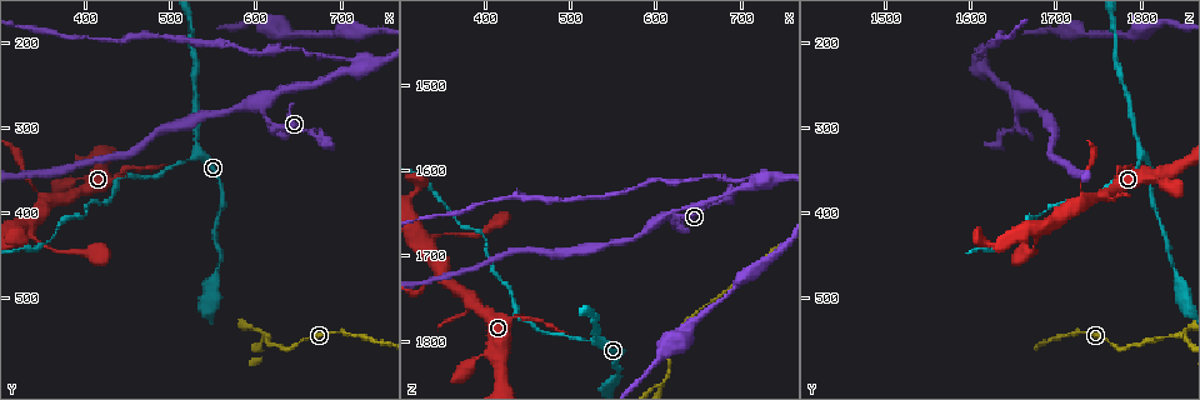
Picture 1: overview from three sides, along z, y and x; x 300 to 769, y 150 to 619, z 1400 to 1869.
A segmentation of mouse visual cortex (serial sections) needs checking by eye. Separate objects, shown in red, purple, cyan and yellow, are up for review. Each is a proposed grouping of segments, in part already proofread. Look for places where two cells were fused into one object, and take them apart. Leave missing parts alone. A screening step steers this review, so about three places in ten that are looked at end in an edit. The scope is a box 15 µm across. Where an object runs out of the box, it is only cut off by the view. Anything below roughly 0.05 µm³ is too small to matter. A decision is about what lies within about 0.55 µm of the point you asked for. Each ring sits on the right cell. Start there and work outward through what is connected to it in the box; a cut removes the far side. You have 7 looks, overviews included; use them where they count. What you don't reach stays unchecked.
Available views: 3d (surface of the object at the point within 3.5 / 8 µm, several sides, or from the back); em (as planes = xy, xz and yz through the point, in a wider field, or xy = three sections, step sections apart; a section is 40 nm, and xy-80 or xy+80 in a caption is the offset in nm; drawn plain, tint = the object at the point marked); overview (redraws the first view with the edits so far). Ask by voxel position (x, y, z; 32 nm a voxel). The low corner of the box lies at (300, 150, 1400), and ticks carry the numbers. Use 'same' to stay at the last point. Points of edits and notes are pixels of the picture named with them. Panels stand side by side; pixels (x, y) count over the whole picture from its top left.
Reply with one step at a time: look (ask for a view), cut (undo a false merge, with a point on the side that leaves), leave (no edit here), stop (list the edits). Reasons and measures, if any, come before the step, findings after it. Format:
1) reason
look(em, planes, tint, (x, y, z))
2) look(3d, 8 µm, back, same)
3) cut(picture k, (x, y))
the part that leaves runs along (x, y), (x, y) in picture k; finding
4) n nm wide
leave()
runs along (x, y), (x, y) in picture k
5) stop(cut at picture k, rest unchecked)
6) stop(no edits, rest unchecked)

abrupt turn
look(3d, 3.5 µm, back, (605, 275, 1655))

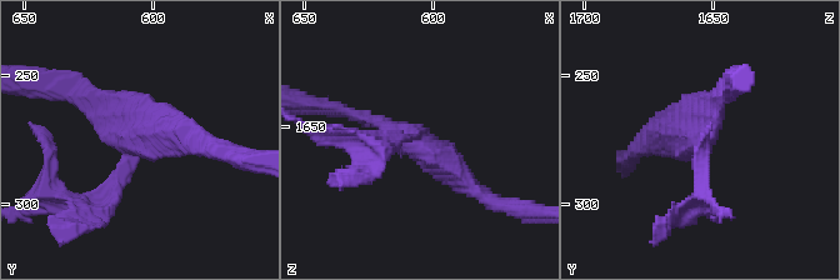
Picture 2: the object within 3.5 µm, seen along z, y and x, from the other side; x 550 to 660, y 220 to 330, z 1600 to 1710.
leave()
runs along (701, 201), (701, 136), (726, 94) in picture 2; one cell here

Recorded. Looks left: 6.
thick turns thin
look(3d, 8 µm, (530, 315, 1795))

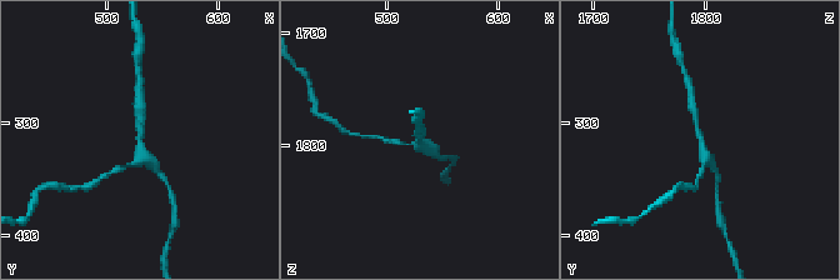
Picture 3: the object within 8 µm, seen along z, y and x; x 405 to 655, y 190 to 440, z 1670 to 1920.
3 arms; arms of 200, 200, 250 nm
look(em, xy, step 3, tint, (532, 316, 1796))

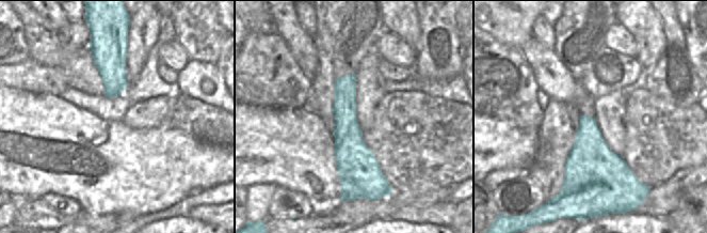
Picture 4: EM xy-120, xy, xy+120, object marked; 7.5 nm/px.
leave()
runs along (715, 169), (703, 150), (691, 106) in picture 3; one cell here

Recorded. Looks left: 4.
look(3d, 3.5 µm, (720, 220, 1610))

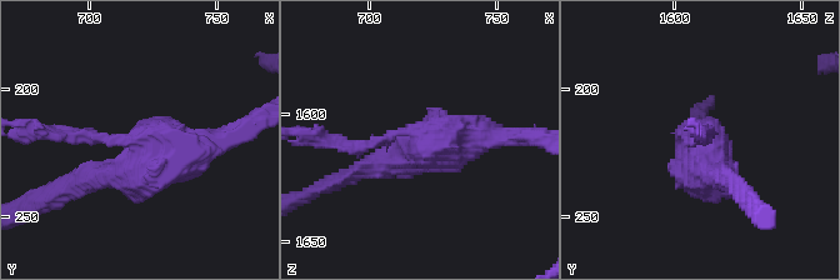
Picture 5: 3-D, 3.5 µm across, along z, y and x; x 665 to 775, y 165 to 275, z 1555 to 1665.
3 arms; arms of 150, 250, 300 nm; now the EM
look(em, xy, step 3, tint, (719, 220, 1607))

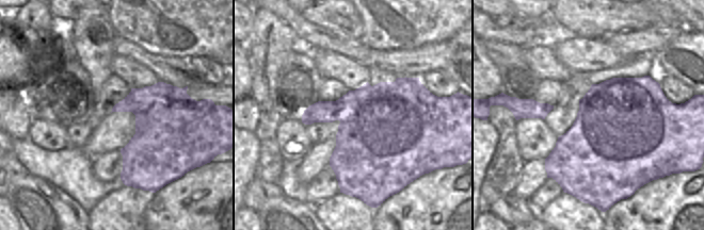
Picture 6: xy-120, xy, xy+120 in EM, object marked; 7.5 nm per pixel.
look(em, xy, step 2, tint, same)

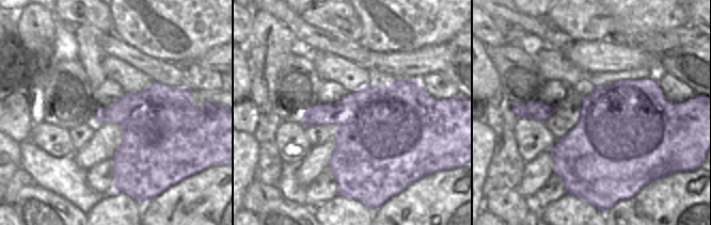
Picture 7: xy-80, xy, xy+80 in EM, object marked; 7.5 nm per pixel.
cut(picture 5, (83, 139))
the part that leaves runs along (130, 139), (49, 135), (34, 128) in picture 5; two cells meet here

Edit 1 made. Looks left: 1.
stop(cut at picture 5, rest unchecked)

